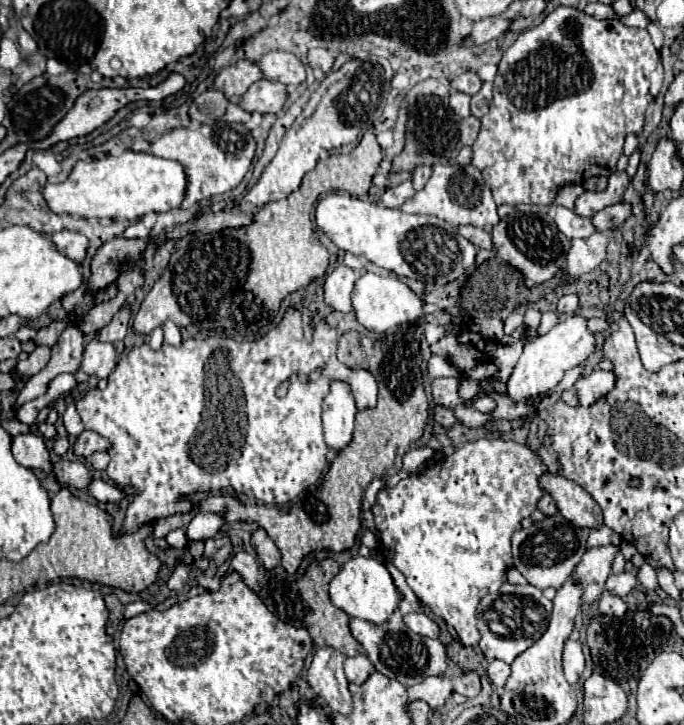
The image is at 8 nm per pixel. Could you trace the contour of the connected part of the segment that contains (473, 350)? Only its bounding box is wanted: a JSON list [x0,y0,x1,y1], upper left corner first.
[431,331,521,393]

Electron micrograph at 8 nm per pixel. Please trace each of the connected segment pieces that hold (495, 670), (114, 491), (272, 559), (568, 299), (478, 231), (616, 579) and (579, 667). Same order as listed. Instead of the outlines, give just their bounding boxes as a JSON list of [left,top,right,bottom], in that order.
[[487,659,509,687],[87,477,123,503],[251,529,281,569],[557,295,579,315],[457,225,493,249],[607,561,639,597],[563,641,585,685]]

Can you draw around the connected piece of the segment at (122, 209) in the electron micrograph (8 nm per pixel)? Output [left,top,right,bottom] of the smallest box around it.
[43,151,187,221]

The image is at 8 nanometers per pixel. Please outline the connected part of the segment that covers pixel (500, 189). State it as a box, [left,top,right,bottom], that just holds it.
[473,7,659,205]

